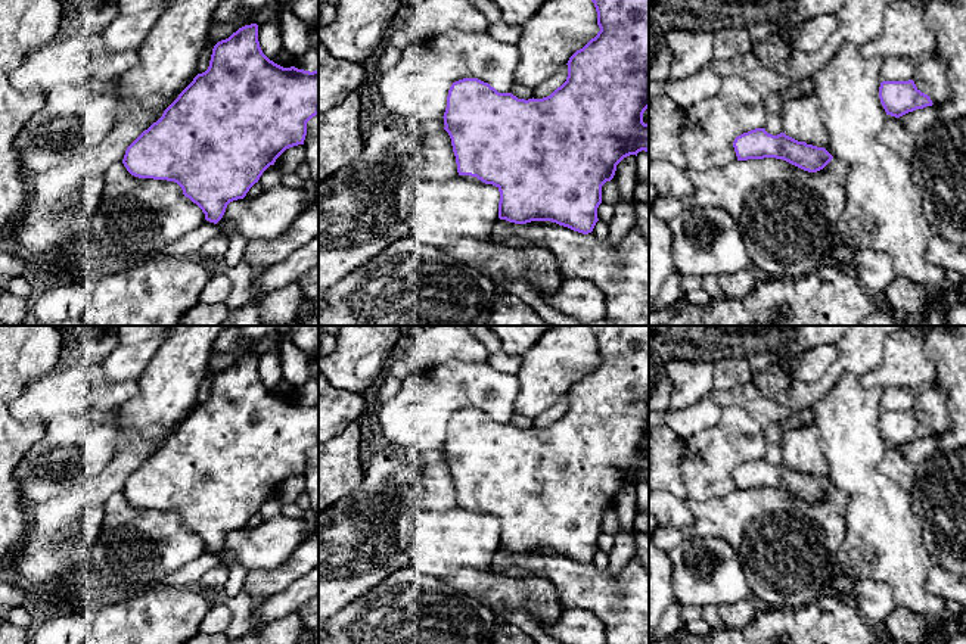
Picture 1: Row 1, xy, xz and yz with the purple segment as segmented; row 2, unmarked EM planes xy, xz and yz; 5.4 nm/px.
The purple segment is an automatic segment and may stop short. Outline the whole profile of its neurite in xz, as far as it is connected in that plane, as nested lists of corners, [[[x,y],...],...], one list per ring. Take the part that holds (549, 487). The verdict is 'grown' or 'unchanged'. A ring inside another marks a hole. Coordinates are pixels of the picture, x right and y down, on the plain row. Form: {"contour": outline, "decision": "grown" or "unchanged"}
{"contour": [[[588,326],[597,342],[600,361],[583,379],[577,380],[568,391],[566,411],[550,426],[543,429],[518,429],[512,423],[498,423],[488,413],[478,408],[463,408],[451,414],[444,442],[444,460],[451,469],[459,505],[476,507],[485,514],[493,514],[500,522],[498,548],[515,554],[531,551],[552,551],[574,561],[588,564],[597,548],[602,533],[602,516],[615,505],[616,495],[627,486],[649,480],[649,454],[643,452],[643,444],[649,438],[649,326]]], "decision": "unchanged"}

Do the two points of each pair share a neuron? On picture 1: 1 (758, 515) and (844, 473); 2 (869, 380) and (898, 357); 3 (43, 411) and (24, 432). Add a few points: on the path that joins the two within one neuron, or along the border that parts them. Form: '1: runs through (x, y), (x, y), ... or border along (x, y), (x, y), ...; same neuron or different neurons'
1: border along (834, 487), (848, 497), (847, 519); different neurons
2: runs through (876, 378), (891, 364); same neuron
3: border along (15, 416), (21, 420), (39, 419), (44, 425); different neurons

